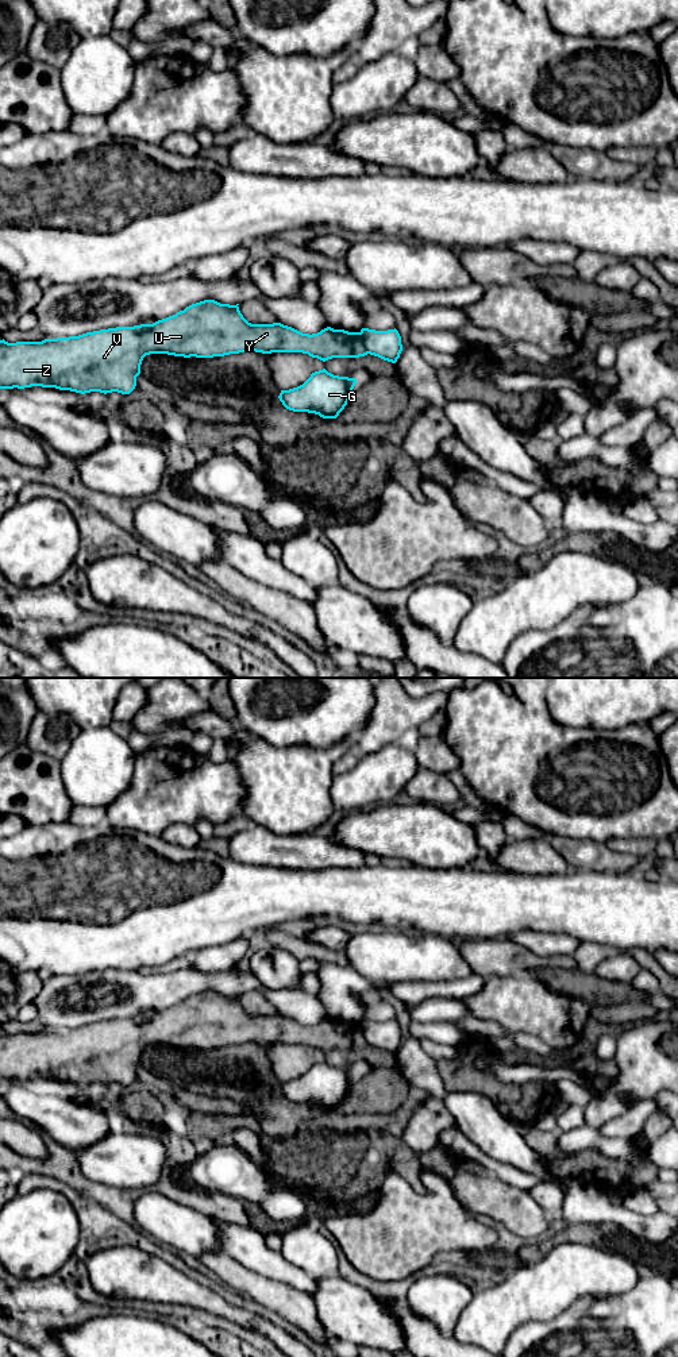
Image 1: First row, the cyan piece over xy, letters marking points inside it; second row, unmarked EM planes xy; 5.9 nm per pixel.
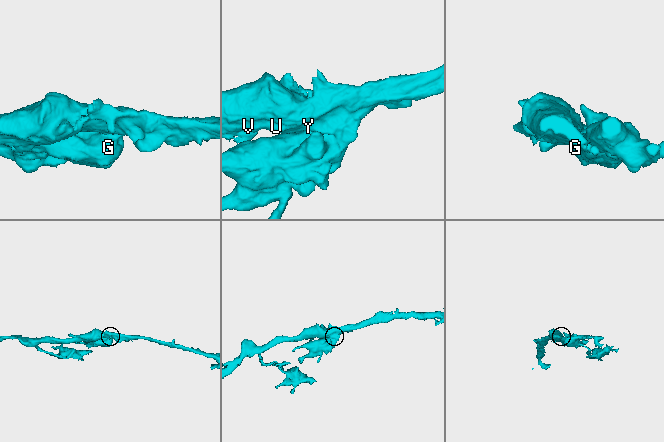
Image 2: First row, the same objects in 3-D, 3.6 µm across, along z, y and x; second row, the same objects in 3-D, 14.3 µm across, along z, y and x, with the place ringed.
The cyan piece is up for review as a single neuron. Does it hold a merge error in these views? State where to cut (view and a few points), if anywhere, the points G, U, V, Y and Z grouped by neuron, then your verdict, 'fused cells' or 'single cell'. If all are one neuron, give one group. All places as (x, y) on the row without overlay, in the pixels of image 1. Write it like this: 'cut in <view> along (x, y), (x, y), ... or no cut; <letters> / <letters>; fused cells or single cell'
cut in xy along (358, 1024), (368, 1044); G / U V Y Z; fused cells

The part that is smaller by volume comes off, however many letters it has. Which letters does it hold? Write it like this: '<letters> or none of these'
G

